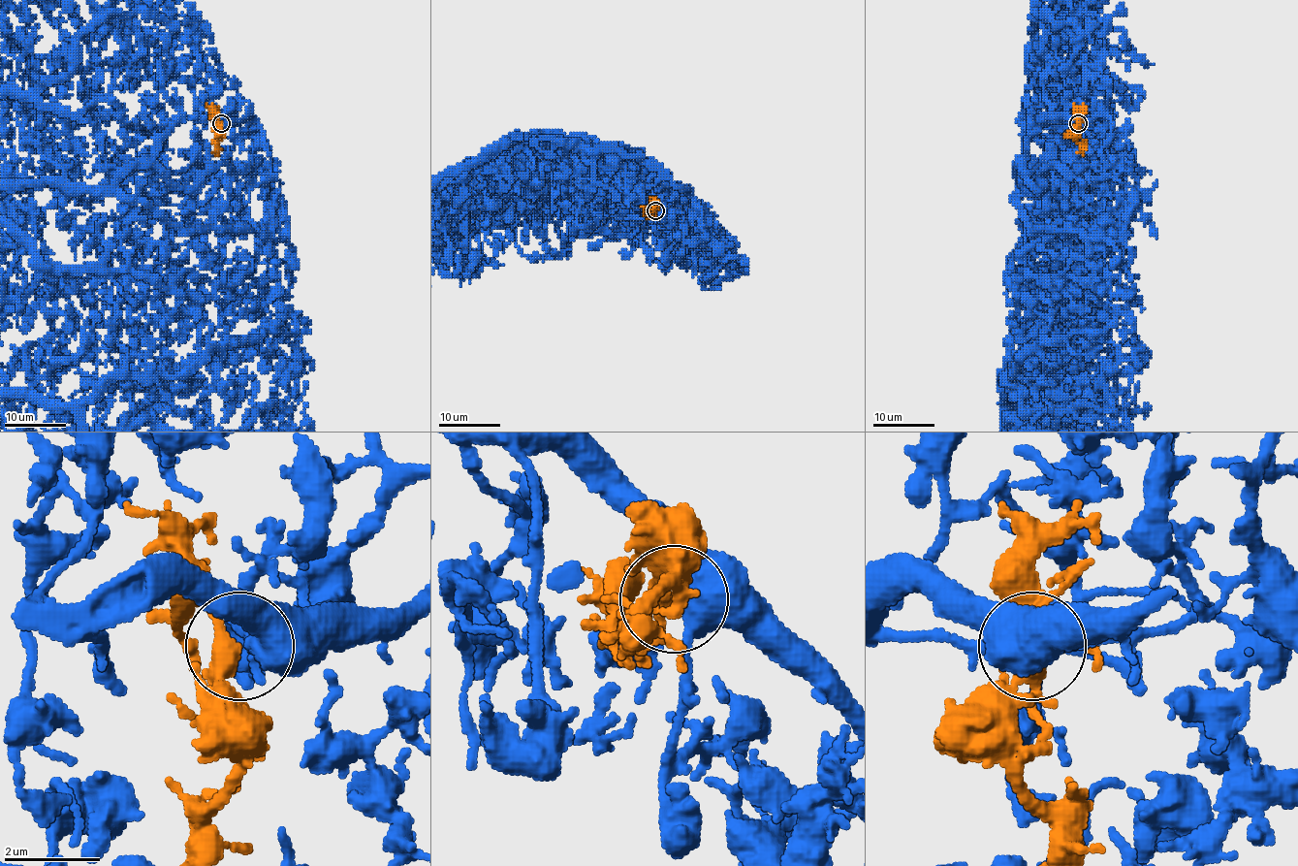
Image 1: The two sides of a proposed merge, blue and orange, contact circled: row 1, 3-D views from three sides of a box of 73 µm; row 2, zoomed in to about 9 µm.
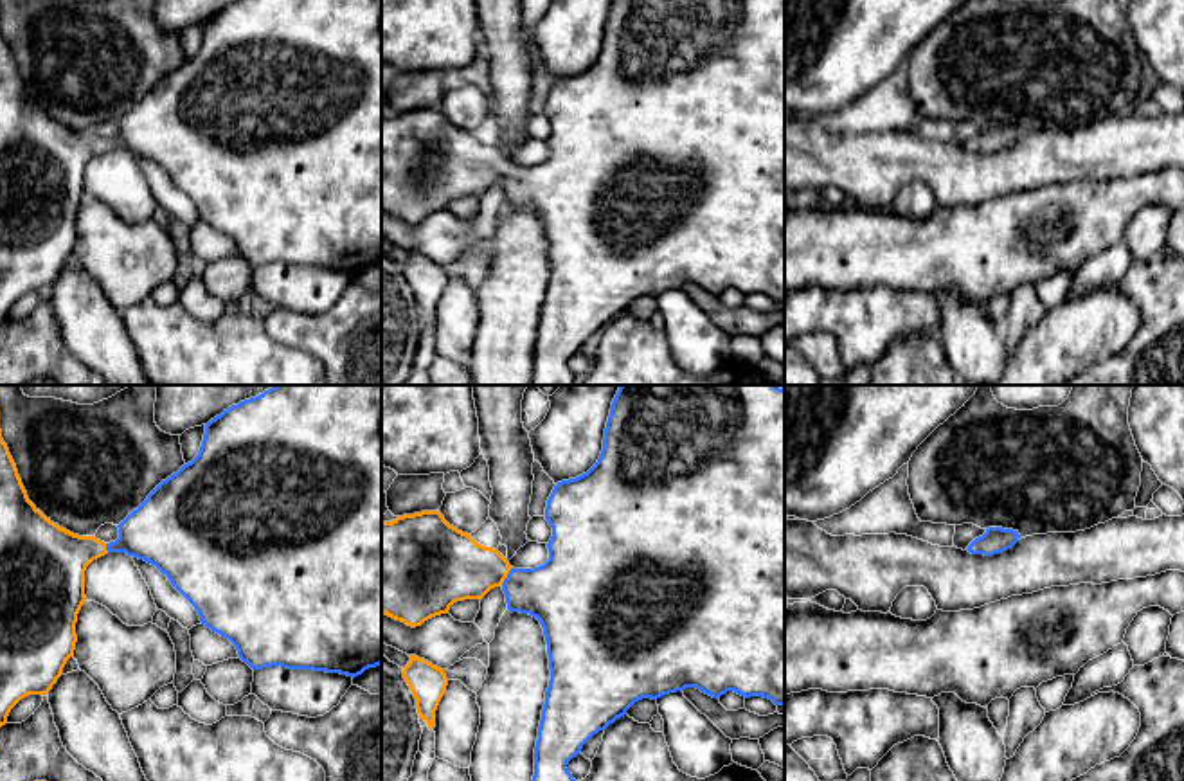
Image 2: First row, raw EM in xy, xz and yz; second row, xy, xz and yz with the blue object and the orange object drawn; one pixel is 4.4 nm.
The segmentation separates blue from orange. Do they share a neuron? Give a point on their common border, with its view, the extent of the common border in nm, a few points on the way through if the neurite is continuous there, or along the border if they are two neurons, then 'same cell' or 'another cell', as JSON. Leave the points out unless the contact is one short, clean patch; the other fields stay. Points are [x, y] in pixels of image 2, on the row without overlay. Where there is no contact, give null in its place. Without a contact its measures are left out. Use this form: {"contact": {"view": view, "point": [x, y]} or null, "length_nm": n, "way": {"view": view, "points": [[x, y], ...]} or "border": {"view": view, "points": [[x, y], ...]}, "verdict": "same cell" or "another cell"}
{"contact": {"view": "xz", "point": [508, 173]}, "length_nm": 100, "way": {"view": "xz", "points": [[560, 191], [528, 188], [508, 173], [493, 166], [454, 164]]}, "verdict": "same cell"}

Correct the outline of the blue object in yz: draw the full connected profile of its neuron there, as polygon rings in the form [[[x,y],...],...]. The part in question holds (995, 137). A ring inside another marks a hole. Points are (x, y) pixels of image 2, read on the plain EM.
[[[988,124],[986,130],[968,142],[968,149],[993,153],[1011,146],[1020,131],[1013,126]]]

